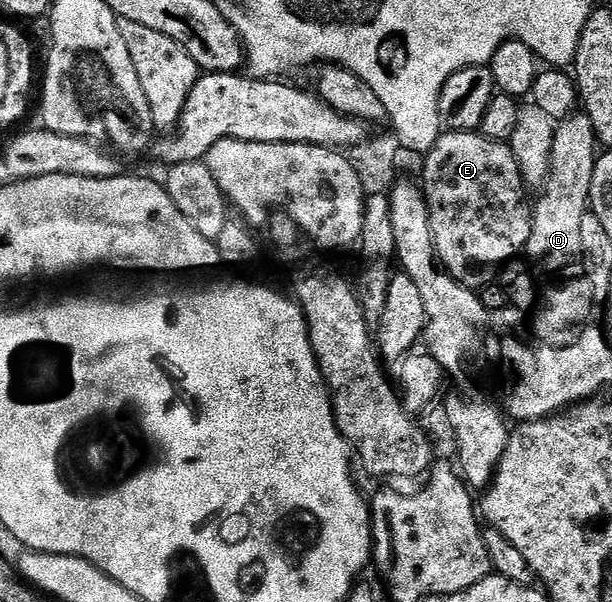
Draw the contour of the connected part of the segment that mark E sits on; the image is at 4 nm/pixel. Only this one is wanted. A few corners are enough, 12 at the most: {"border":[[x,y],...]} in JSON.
{"border":[[441,133],[430,236],[467,283],[525,249],[533,203],[508,142]]}

